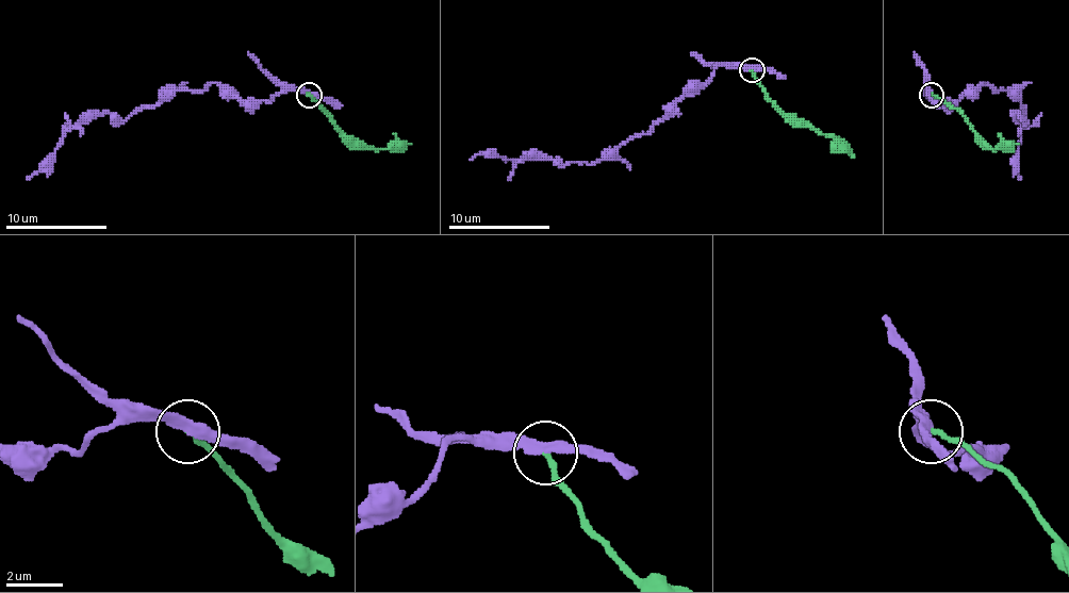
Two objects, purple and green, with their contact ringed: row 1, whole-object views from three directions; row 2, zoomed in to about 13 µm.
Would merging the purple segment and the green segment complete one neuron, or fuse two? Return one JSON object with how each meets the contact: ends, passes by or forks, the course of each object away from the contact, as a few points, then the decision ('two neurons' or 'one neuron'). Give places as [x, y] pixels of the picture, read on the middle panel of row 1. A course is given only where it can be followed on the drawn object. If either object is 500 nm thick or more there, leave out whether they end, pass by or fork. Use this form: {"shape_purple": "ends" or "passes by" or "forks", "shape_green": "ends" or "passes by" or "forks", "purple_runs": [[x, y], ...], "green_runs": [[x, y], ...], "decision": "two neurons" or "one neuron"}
{"shape_purple": "passes by", "shape_green": "ends", "purple_runs": [[752, 70], [719, 65], [645, 134], [635, 134], [597, 162], [559, 164], [490, 154], [470, 160]], "green_runs": [[752, 70], [762, 91], [788, 116], [831, 134], [854, 157]], "decision": "two neurons"}

